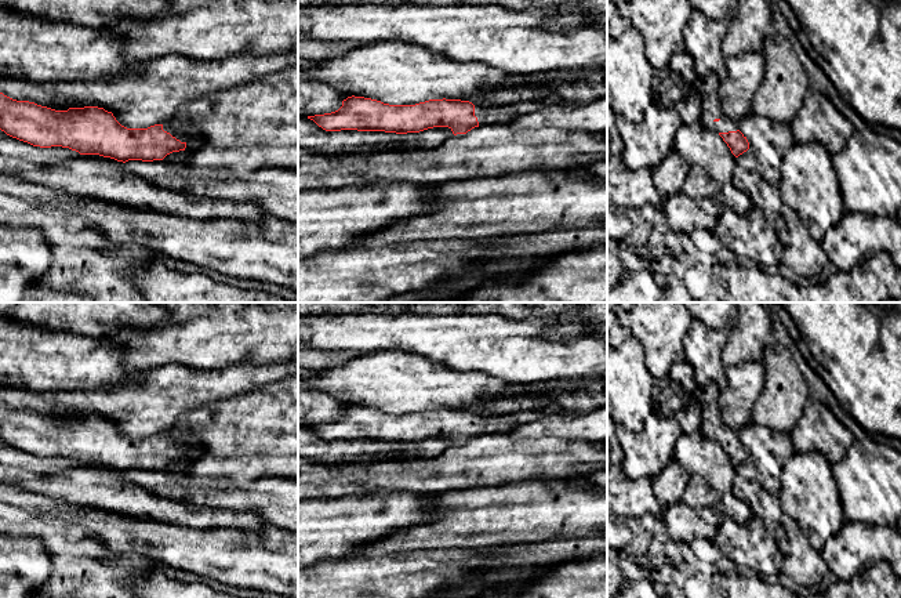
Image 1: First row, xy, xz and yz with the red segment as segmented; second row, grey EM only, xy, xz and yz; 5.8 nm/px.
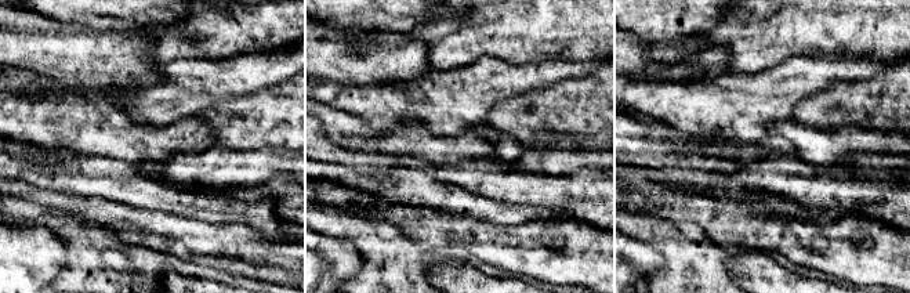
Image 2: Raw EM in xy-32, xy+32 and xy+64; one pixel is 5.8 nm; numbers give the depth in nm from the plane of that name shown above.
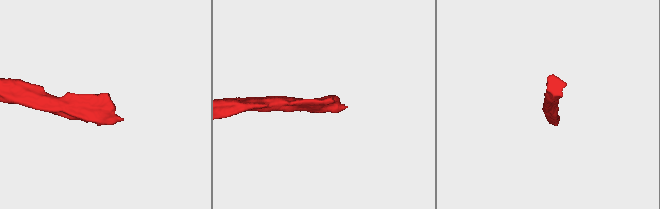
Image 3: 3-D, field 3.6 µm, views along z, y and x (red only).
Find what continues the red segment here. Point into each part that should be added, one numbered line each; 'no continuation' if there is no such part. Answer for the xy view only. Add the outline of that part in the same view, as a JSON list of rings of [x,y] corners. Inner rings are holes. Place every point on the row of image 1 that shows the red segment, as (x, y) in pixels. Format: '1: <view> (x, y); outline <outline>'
1: xy (185, 131); outline [[[175,117],[163,123],[163,130],[170,133],[181,142],[189,142],[192,139],[204,139],[201,137],[201,133],[192,123]]]

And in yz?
1: yz (711, 107); outline [[[713,72],[702,76],[702,116],[700,123],[711,131],[729,133],[737,131],[738,123],[724,116],[717,99],[720,79]]]

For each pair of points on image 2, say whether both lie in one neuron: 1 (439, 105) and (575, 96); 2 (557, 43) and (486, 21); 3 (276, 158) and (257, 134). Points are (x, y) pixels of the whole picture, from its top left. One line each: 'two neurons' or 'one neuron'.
1: two neurons
2: one neuron
3: two neurons

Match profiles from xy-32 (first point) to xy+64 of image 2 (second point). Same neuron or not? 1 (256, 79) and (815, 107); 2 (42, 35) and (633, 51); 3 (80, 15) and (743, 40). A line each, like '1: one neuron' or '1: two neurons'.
1: two neurons
2: one neuron
3: two neurons

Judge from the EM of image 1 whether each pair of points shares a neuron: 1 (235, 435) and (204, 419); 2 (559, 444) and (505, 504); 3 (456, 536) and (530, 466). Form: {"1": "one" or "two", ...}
{"1": "one", "2": "two", "3": "two"}

